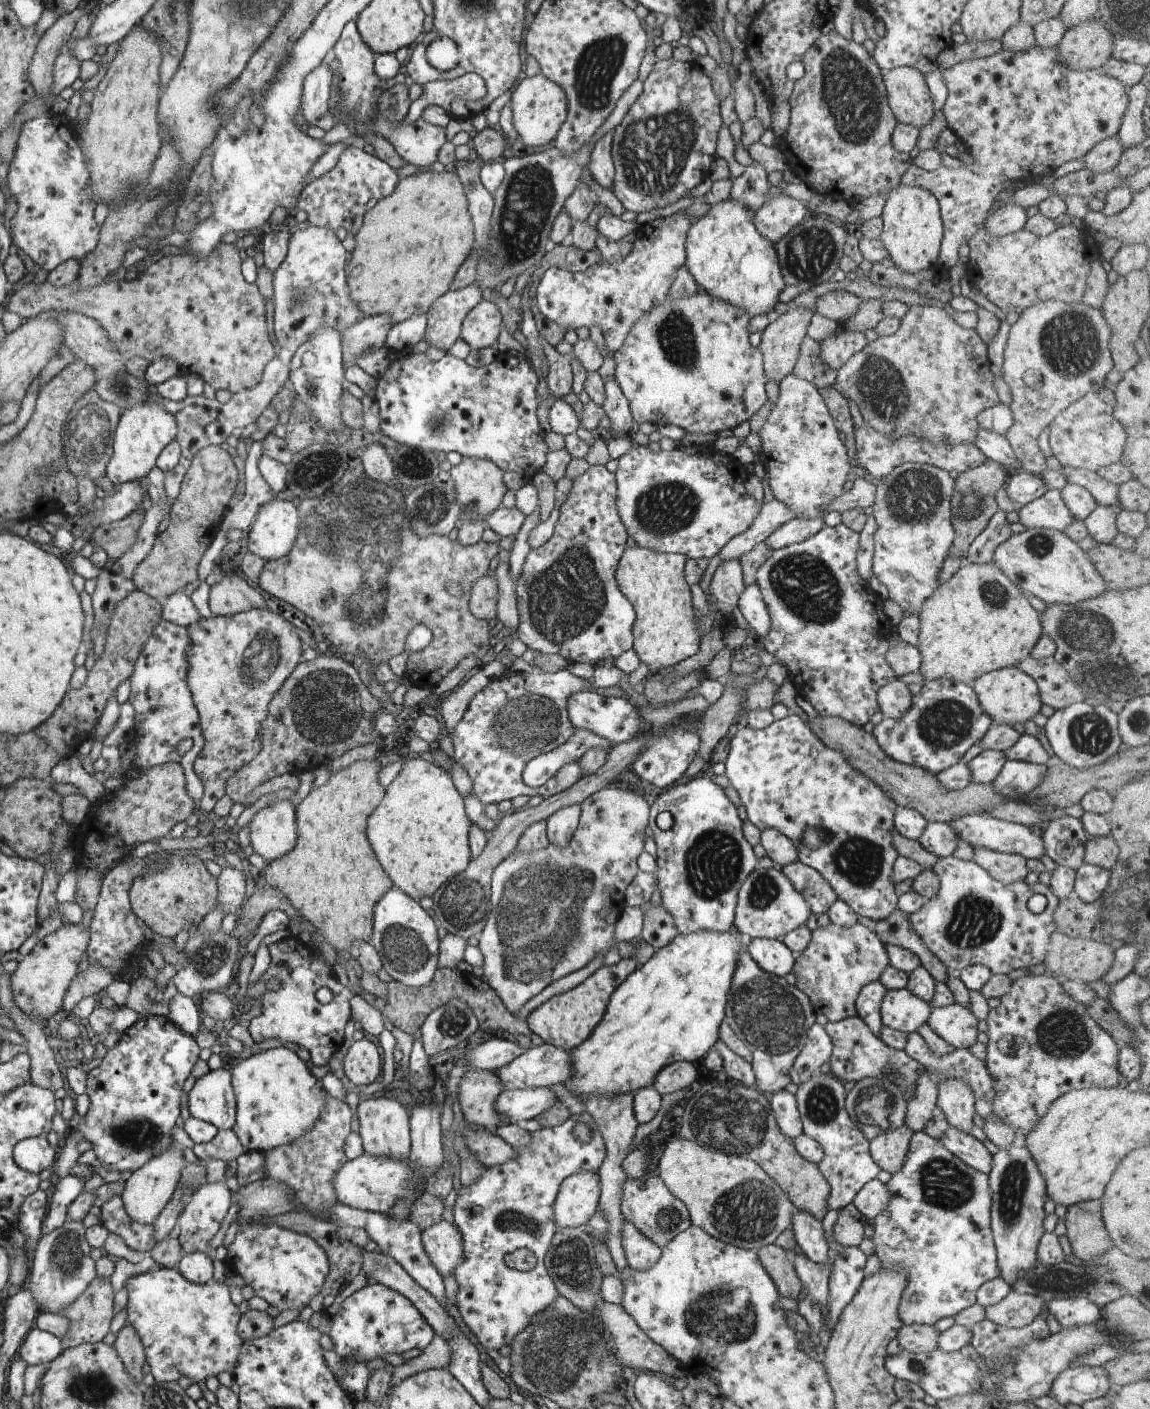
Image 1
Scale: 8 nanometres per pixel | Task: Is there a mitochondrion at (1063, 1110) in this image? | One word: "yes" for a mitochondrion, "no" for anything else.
no

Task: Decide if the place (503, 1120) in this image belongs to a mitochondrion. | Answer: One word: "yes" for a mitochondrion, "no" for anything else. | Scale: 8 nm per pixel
no

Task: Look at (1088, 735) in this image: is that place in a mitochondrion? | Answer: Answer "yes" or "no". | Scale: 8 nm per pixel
yes

